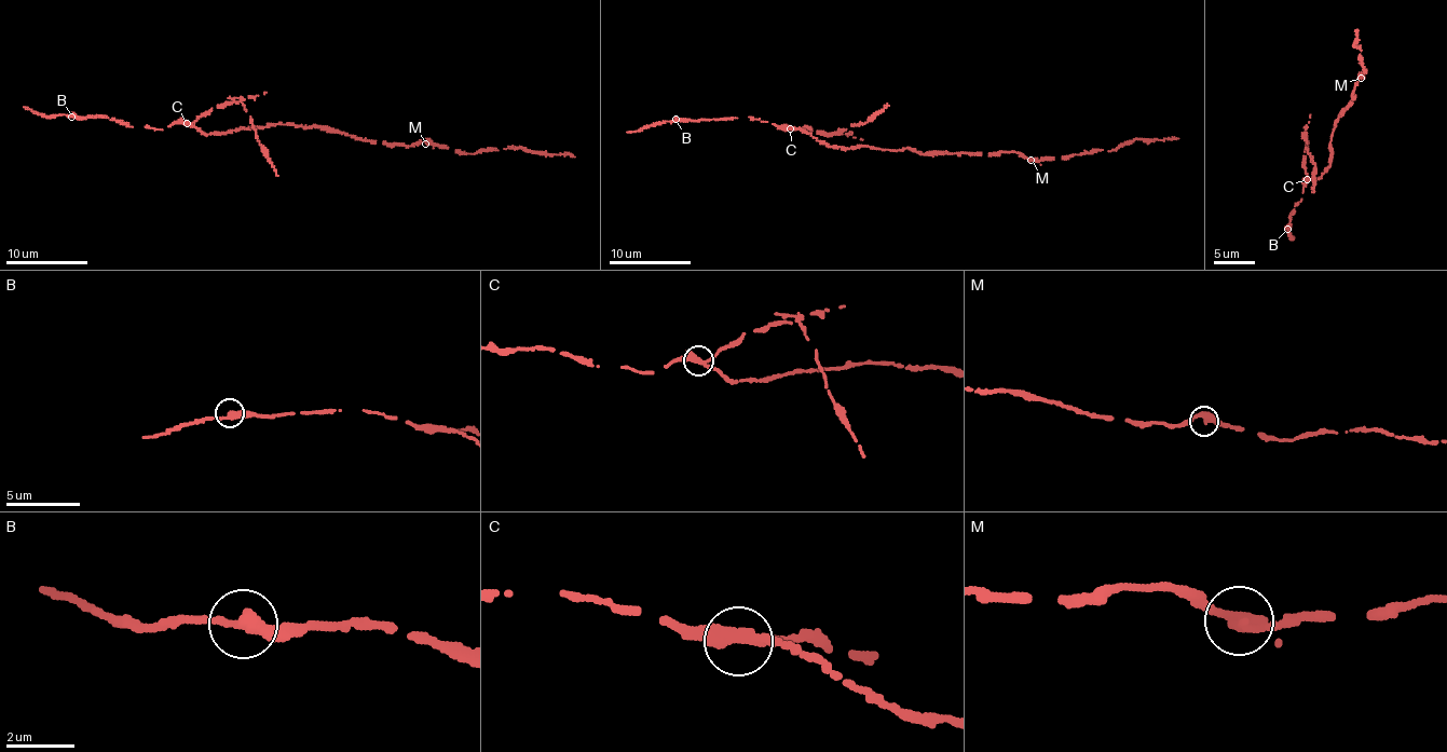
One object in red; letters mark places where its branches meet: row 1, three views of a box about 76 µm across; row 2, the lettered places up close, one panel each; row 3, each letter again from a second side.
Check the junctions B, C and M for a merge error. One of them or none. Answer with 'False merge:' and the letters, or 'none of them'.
False merge: C

